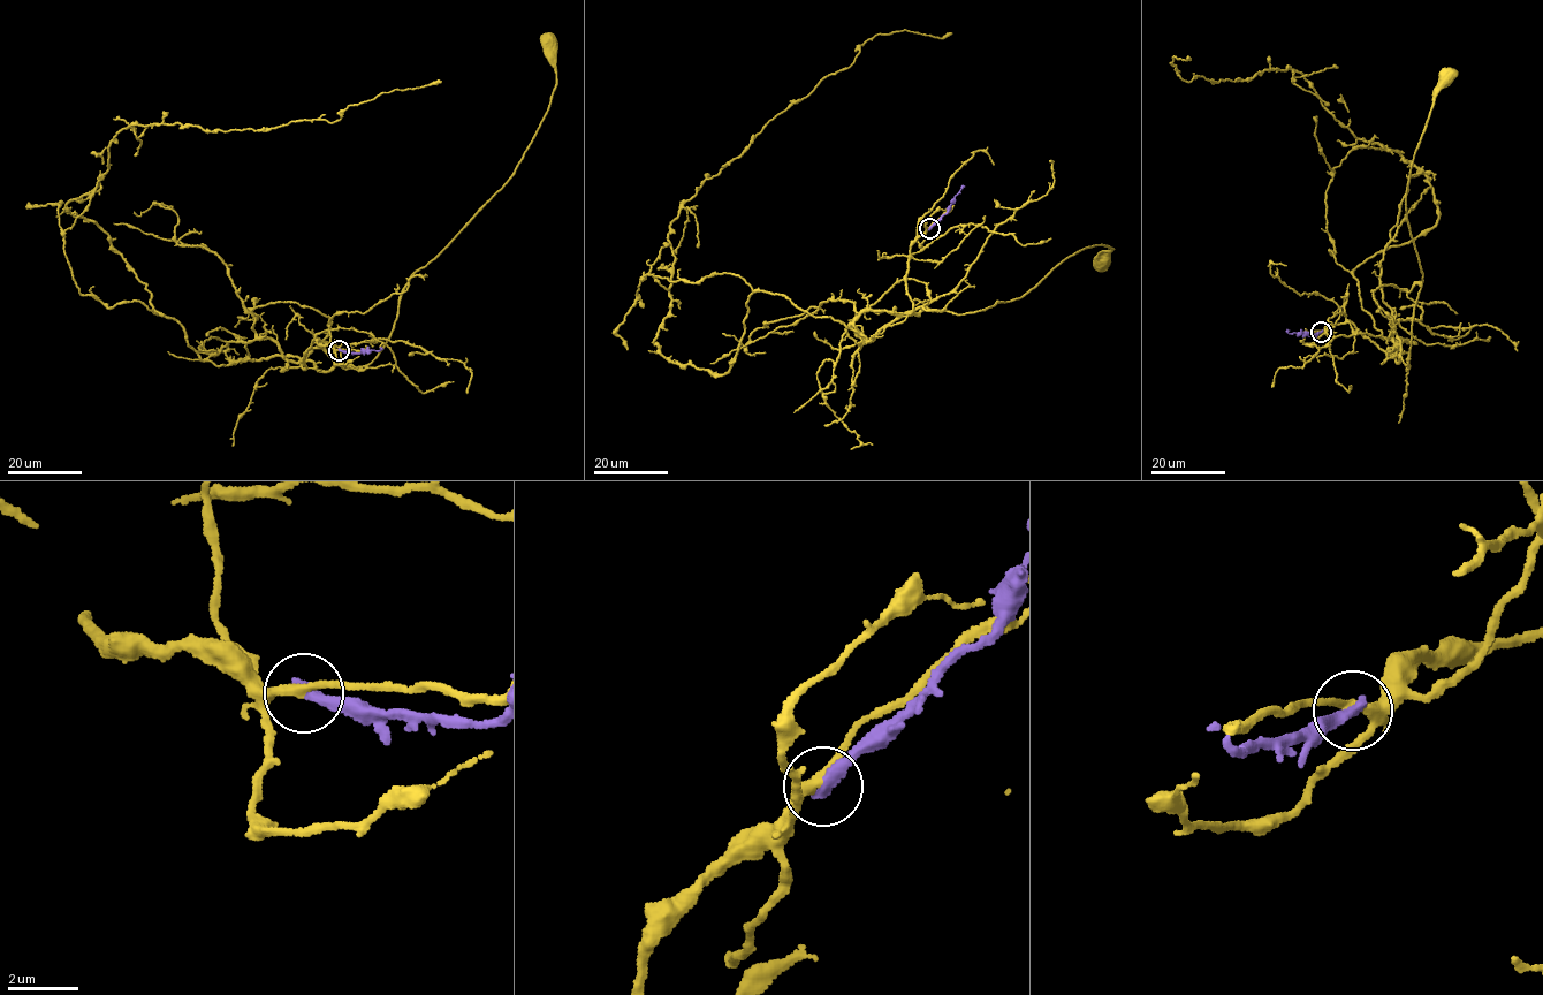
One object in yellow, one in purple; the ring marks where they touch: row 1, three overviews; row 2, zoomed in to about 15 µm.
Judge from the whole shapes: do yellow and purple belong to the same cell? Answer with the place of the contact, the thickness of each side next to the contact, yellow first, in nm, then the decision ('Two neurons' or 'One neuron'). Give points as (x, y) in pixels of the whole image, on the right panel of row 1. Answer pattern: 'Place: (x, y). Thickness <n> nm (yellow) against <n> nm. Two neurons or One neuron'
Place: (1321, 332). Thickness 240 nm (yellow) against 360 nm. Two neurons

